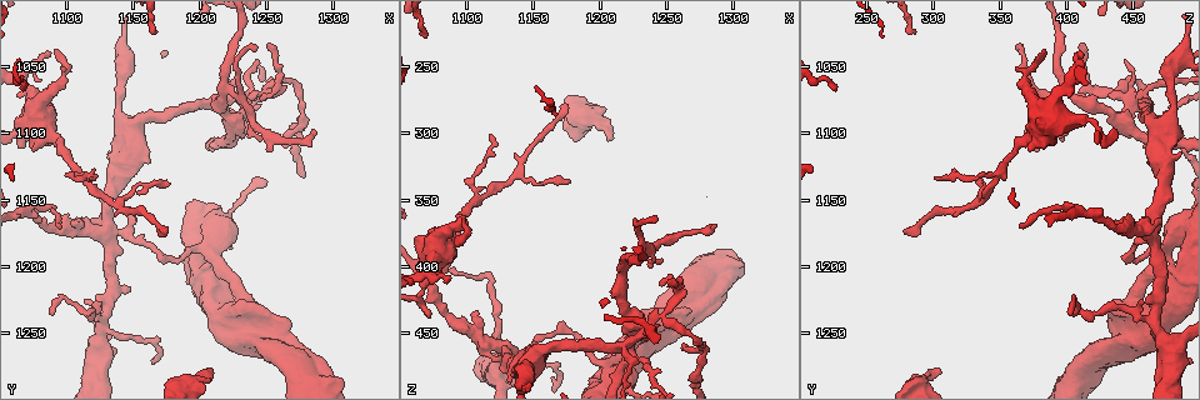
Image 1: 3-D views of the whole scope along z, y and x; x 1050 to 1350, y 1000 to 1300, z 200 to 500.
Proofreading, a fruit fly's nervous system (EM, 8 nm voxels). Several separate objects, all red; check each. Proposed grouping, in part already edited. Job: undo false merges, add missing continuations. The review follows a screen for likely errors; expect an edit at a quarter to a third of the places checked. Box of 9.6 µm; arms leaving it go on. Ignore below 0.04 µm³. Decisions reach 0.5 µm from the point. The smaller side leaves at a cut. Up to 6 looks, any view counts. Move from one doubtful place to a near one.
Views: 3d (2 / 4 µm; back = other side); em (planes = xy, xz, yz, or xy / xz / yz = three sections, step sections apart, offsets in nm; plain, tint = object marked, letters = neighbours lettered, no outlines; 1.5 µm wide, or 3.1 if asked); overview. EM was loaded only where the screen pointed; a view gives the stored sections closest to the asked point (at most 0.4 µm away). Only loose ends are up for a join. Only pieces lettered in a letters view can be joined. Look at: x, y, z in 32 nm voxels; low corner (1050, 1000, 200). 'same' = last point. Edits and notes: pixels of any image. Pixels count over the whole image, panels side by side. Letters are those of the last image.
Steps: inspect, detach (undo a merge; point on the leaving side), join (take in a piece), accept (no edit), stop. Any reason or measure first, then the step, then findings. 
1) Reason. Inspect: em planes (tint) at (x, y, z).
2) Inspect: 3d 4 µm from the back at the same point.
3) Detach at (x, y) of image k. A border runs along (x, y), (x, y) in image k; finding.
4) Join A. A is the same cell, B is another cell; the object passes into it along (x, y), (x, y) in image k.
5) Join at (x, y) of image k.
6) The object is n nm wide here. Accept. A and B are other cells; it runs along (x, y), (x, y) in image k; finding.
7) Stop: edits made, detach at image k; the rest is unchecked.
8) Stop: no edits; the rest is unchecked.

An open end. Inspect: 3d 2 µm at (1284, 1096, 372).

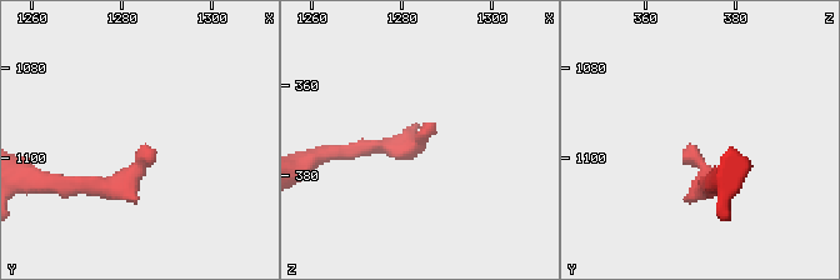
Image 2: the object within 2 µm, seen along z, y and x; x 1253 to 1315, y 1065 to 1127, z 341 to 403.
Inspect: em planes (letters) at (1284, 1096, 370).

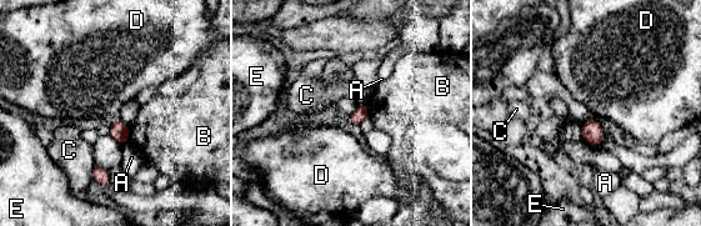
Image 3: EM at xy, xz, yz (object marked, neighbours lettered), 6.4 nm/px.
The longest contact is with C, 110 nm. Accept. A, B, C, D and E are other cells; none of them fits.

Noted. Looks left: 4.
Sharp bend. Inspect: 3d 2 µm at (1276, 1088, 462).

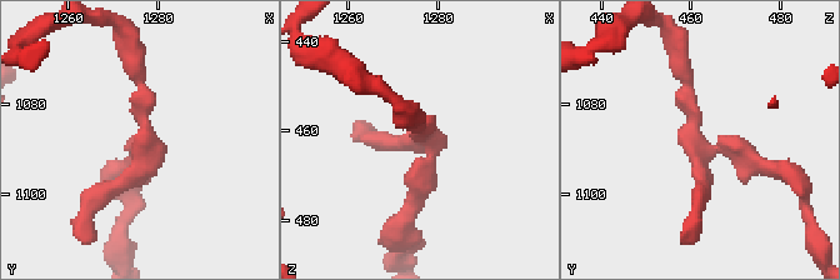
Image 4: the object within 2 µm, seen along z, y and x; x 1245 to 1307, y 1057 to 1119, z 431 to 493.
Inspect: em xz step 4 (letters) at (1277, 1090, 461).

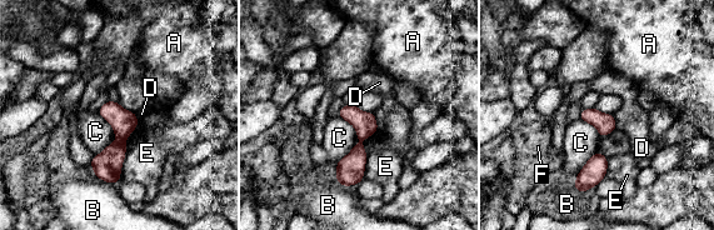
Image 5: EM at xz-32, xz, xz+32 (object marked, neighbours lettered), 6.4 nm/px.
Detach at (123, 121) of image 5. A, B, C, D, E and F are other cells; a border runs along (116, 139), (124, 141) in image 5; a second cell is stuck on.

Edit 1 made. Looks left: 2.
An open end. Inspect: em planes (letters) at (1208, 1280, 308).

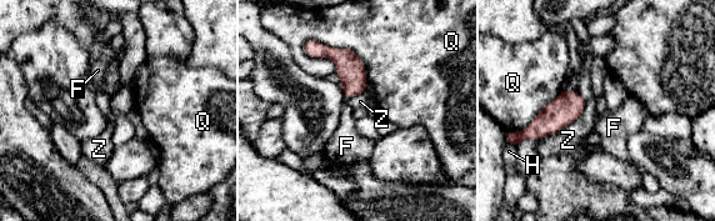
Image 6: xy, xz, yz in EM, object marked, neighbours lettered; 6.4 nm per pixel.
The longest contact is with Q, 480 nm. Accept. F, H, Q and Z are other cells; a border runs along (586, 100), (576, 119), (536, 139) in image 6; none of them fits.

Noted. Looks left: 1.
Stop: edits made, detach at image 5; the rest is unchecked.

